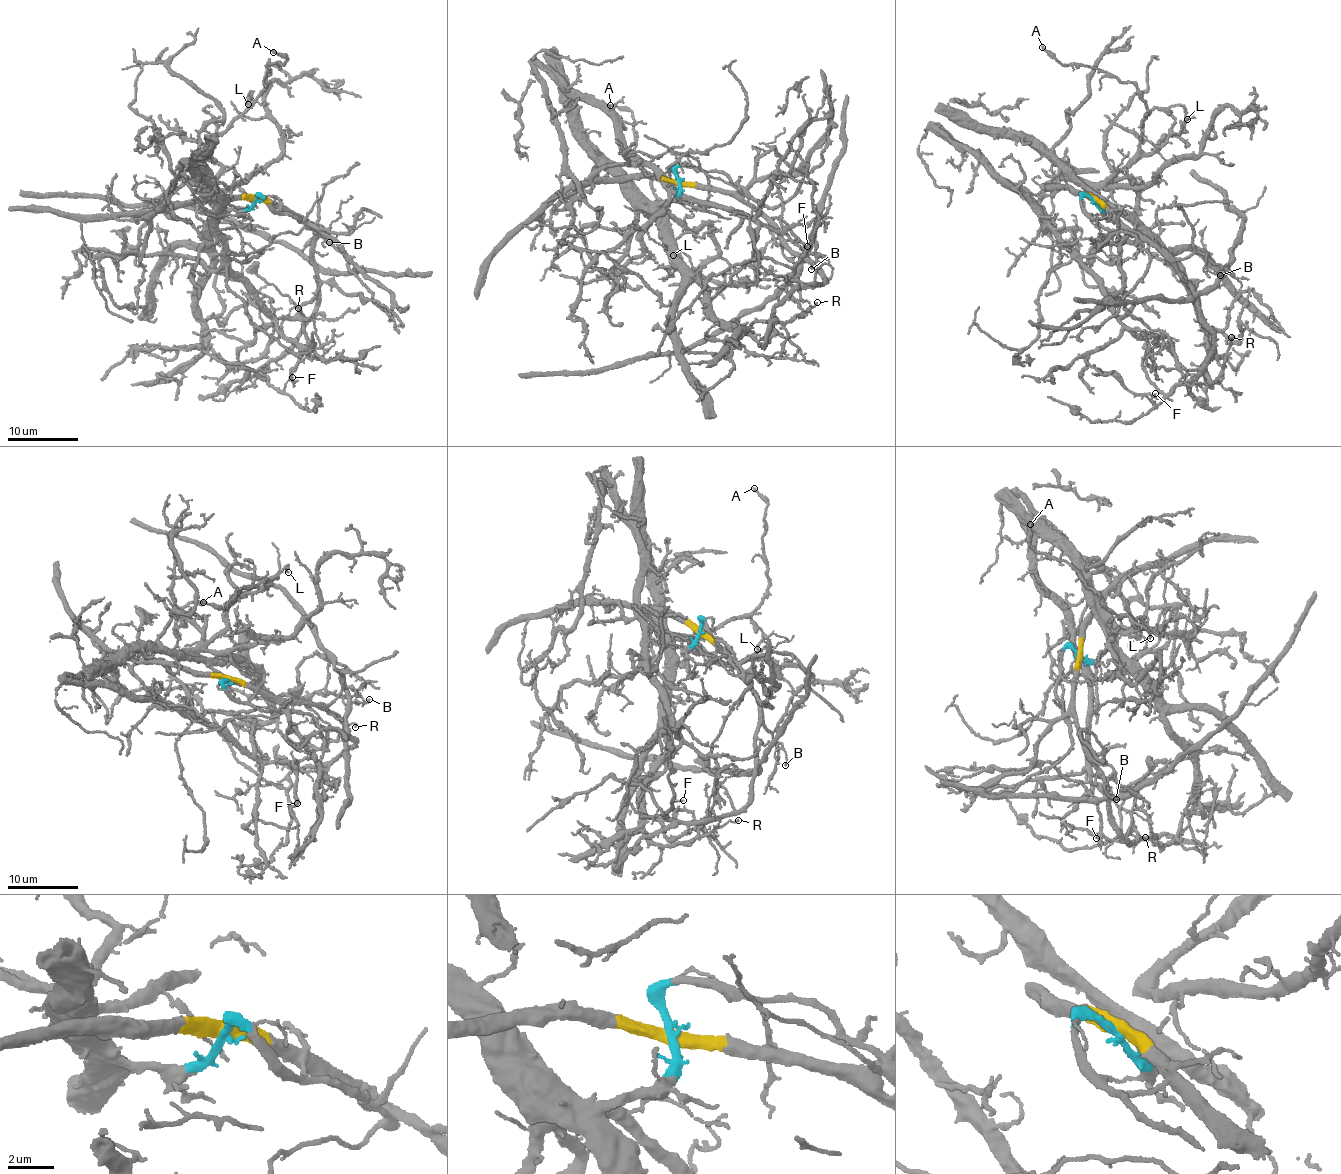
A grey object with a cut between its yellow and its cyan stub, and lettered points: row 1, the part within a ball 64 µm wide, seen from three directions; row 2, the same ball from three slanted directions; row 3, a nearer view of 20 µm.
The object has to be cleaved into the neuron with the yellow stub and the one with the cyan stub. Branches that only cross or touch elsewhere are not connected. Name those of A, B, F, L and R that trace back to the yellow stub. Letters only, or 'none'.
B, F

